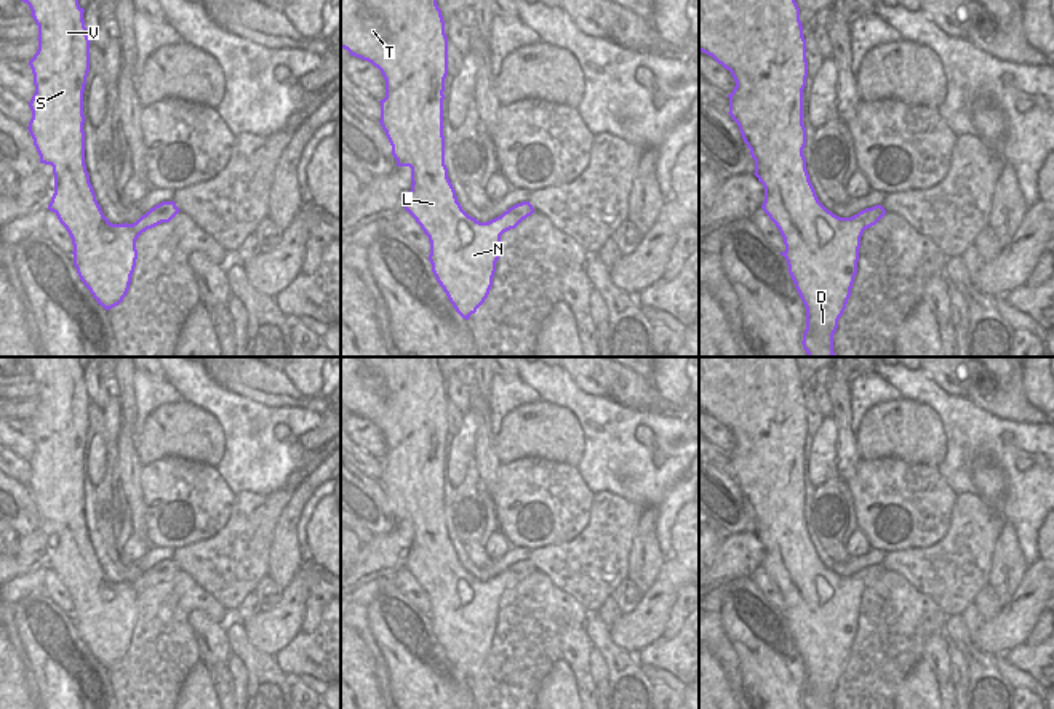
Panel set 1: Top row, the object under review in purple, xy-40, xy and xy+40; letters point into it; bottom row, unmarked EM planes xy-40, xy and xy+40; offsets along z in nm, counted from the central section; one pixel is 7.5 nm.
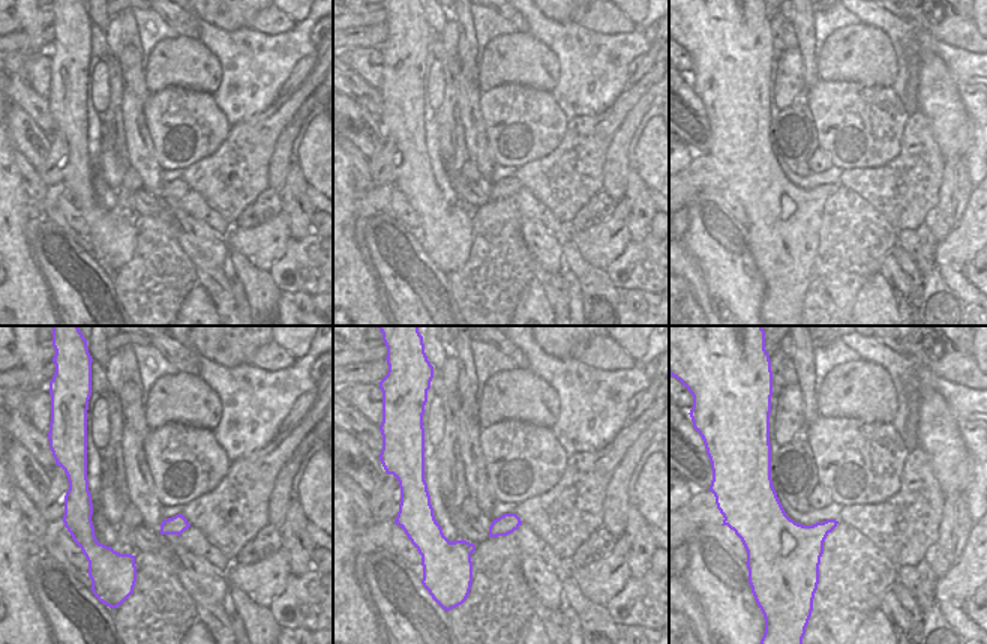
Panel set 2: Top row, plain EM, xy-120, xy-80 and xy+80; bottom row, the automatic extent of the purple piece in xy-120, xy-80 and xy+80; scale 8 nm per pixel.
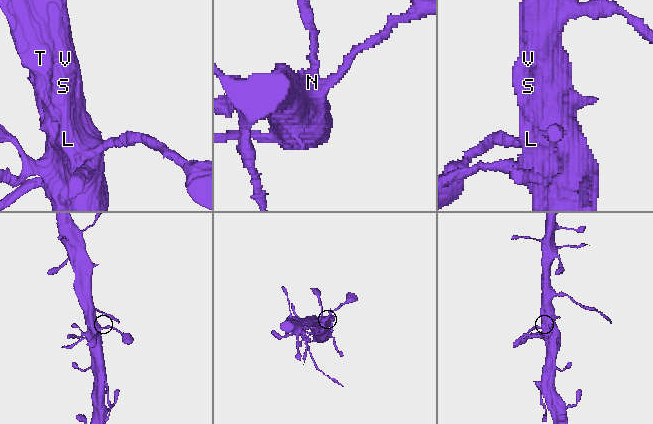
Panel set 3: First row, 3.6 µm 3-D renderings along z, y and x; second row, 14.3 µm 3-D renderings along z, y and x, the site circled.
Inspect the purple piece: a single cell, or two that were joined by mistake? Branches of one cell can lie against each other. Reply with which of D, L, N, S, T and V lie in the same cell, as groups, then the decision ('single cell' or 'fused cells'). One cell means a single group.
D L N S T V; single cell

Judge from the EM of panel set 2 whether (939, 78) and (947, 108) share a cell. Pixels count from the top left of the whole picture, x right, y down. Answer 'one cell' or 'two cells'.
one cell

